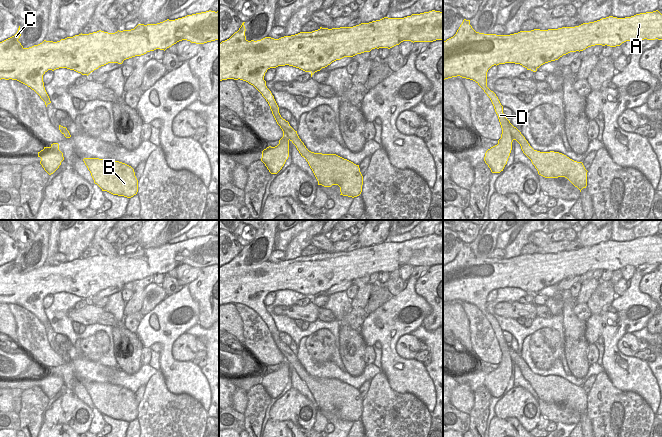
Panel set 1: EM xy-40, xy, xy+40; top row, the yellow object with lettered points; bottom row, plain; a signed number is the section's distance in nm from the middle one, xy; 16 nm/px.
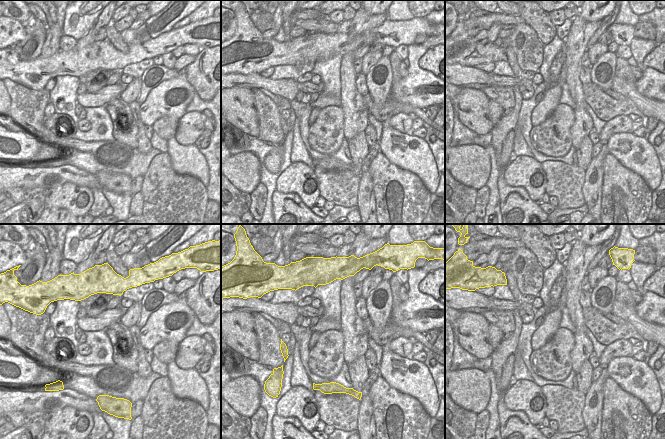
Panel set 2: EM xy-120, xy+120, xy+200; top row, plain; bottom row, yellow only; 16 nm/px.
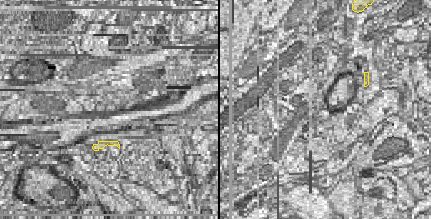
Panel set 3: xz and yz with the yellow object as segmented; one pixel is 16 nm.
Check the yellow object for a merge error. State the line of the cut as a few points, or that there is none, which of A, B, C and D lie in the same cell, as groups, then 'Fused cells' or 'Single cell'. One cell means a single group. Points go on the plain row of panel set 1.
No split. Groups: A B C D. Single cell

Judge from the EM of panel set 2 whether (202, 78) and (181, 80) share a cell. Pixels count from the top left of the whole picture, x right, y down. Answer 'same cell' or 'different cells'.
different cells

